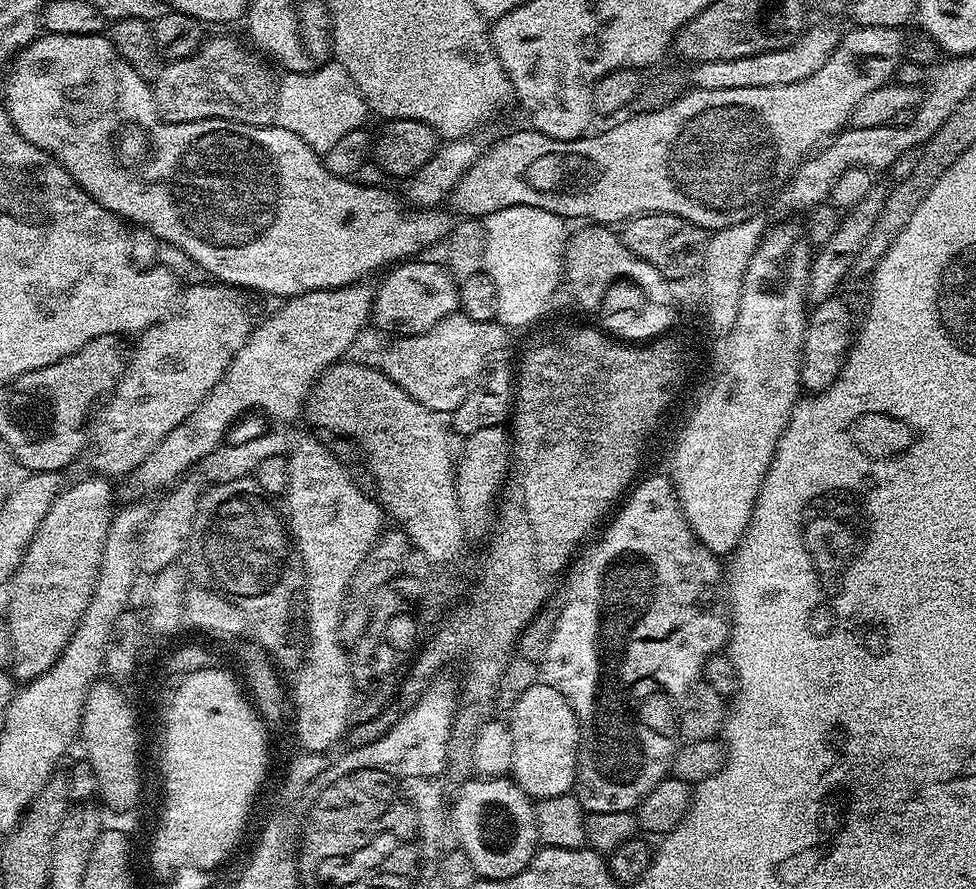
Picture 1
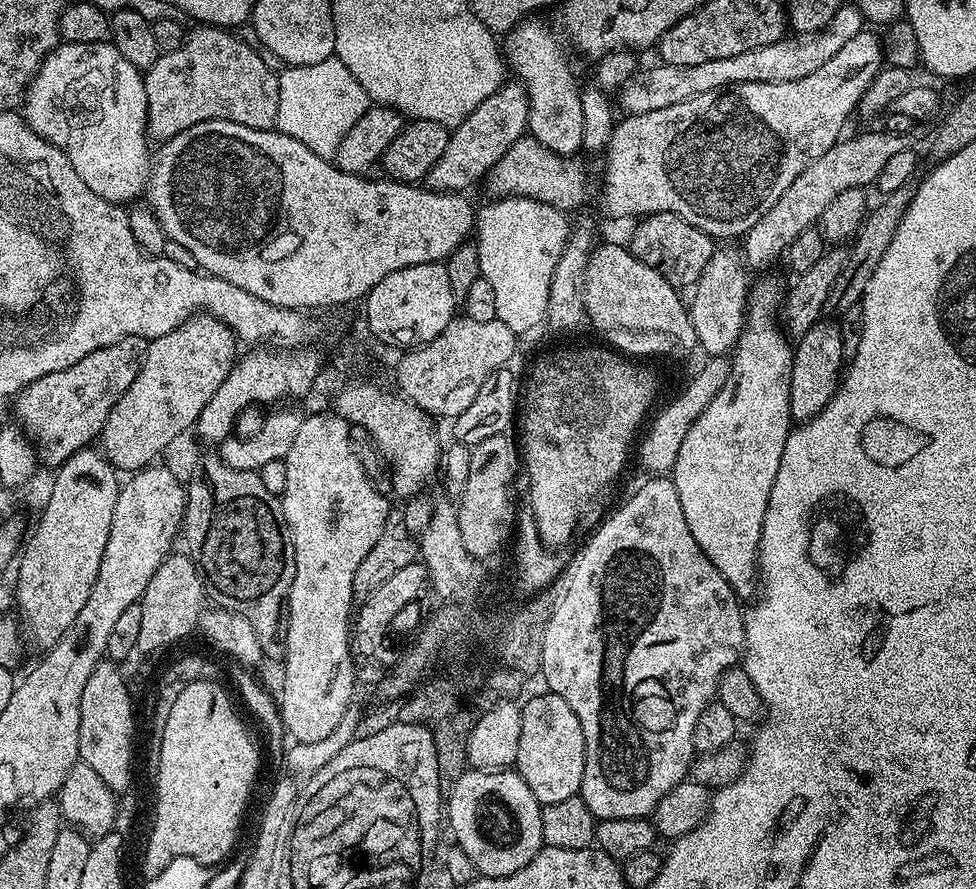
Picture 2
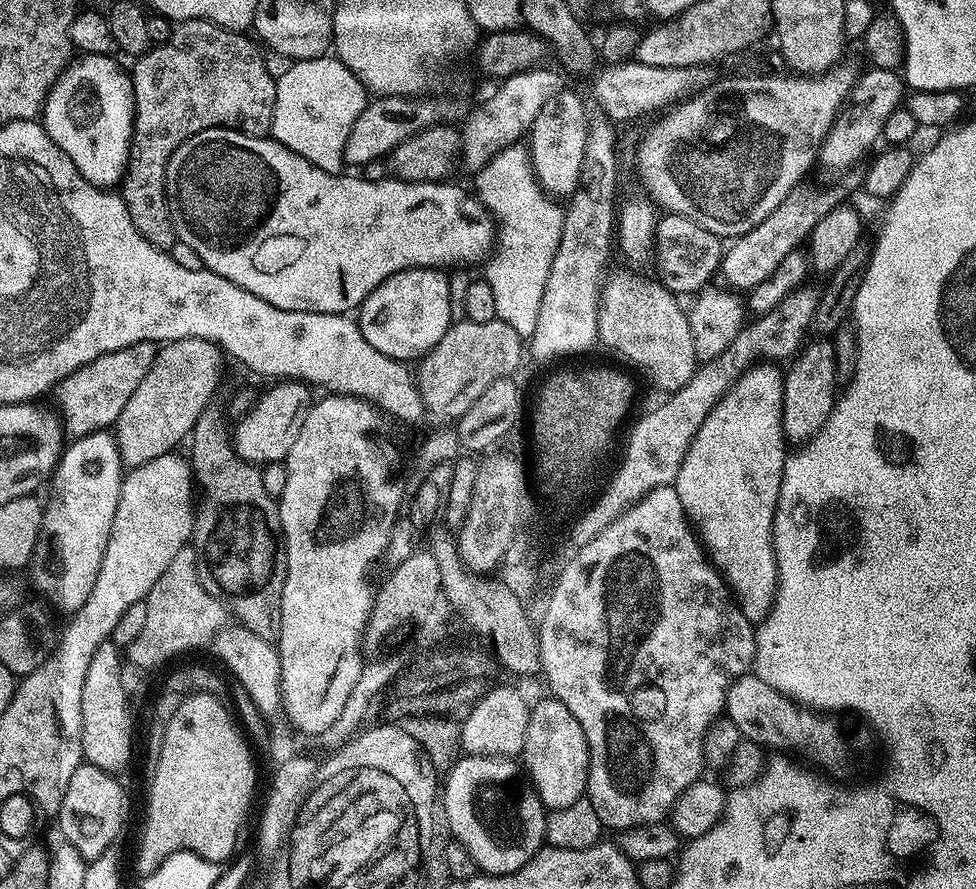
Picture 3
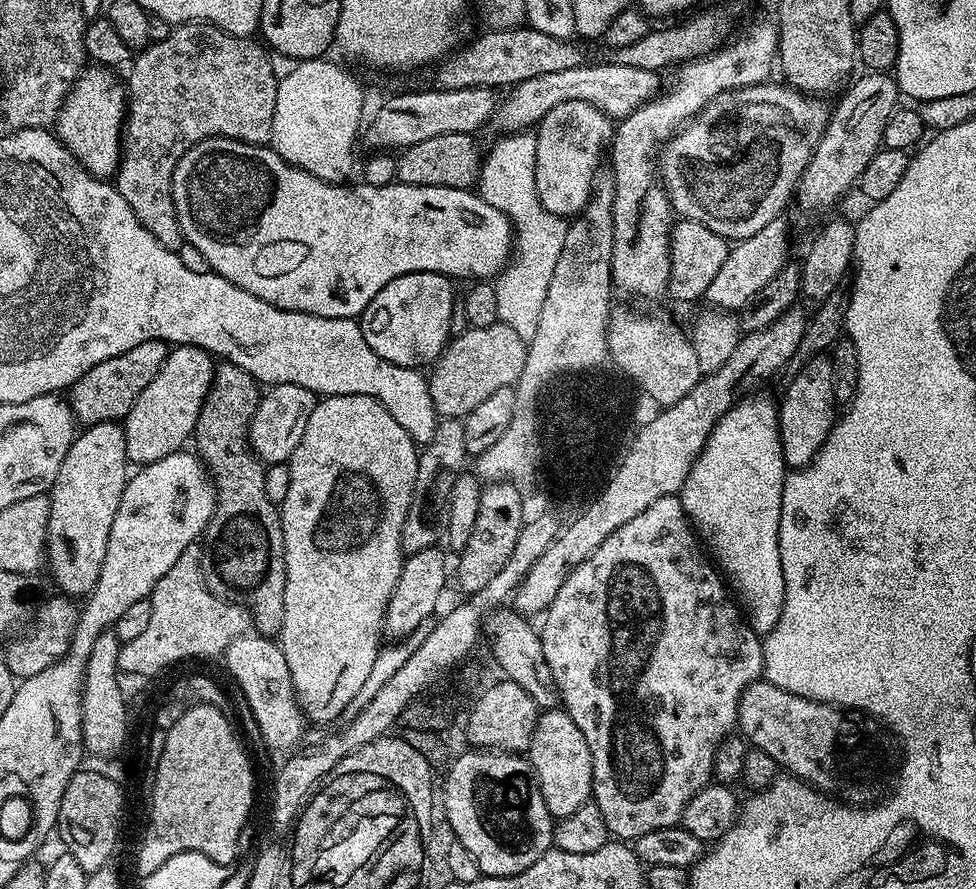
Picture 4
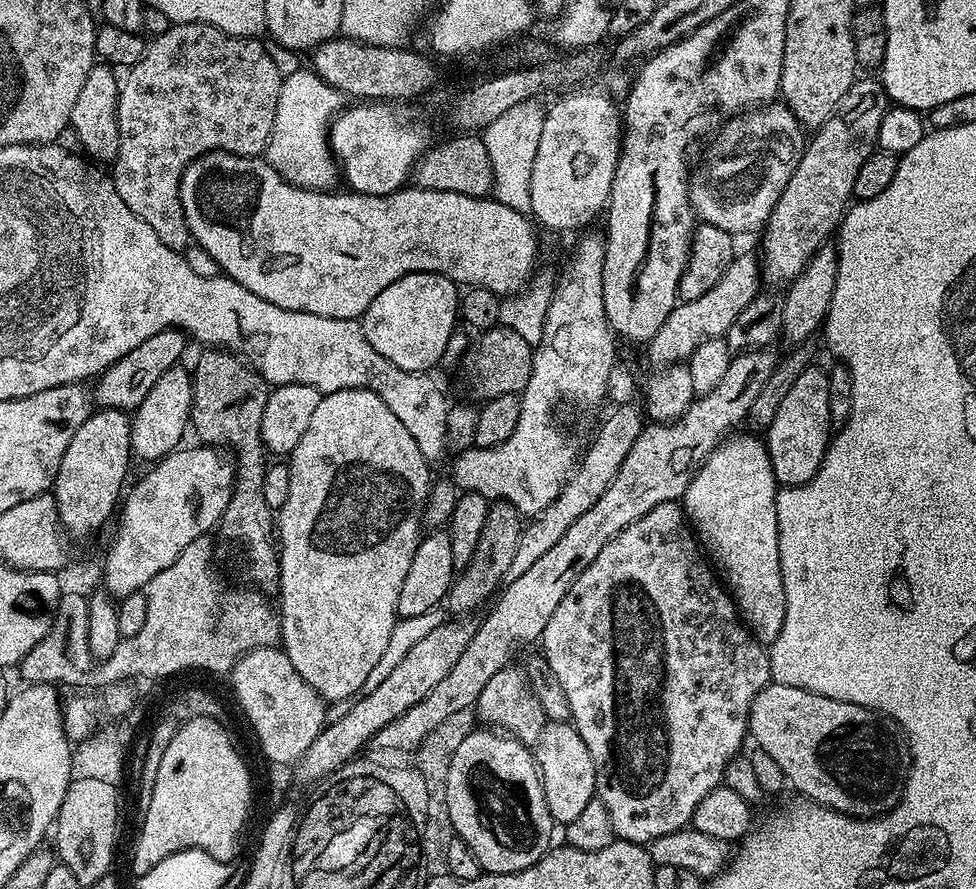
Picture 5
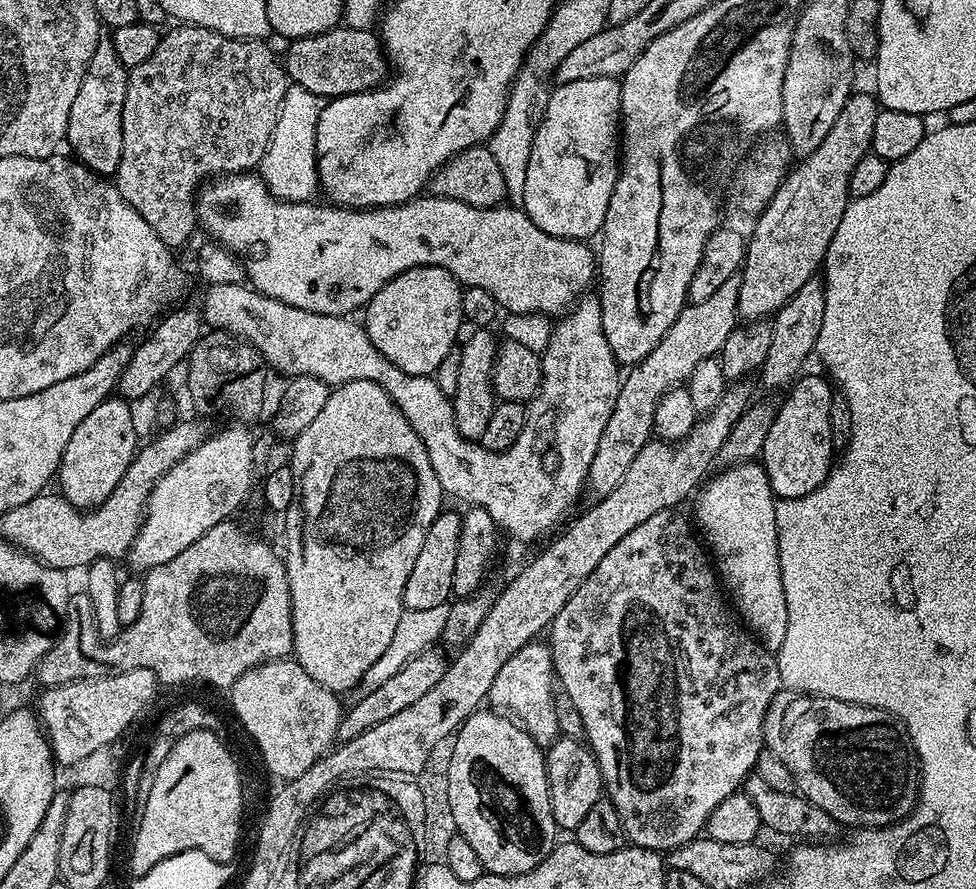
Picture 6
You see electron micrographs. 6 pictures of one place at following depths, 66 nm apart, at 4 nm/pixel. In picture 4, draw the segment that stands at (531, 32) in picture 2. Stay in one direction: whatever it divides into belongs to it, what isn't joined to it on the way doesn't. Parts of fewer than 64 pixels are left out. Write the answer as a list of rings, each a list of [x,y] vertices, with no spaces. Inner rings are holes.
[[[571,100],[569,104],[559,104],[540,119],[535,129],[537,140],[536,186],[540,202],[550,213],[563,218],[571,218],[582,211],[592,196],[594,173],[597,171],[596,159],[600,156],[599,144],[602,140],[600,132],[588,120],[580,120],[582,105],[579,100]]]

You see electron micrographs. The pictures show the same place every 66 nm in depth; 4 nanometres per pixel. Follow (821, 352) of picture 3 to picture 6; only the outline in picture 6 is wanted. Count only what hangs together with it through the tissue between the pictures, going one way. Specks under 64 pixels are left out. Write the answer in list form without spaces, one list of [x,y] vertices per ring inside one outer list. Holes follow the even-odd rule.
[[[801,375],[787,389],[786,395],[788,397],[784,401],[782,399],[779,401],[774,422],[770,422],[770,434],[766,434],[766,442],[760,447],[759,459],[762,461],[762,467],[768,476],[772,494],[782,500],[802,498],[806,494],[810,494],[810,490],[818,490],[818,486],[822,486],[822,482],[826,482],[829,472],[834,467],[832,427],[829,423],[834,388],[823,375],[820,375],[821,377],[808,375]]]

